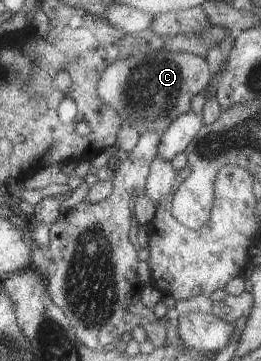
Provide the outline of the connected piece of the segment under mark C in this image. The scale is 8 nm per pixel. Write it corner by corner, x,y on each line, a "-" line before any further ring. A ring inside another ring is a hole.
150,52
122,58
110,64
100,78
98,90
106,106
122,112
122,127
134,126
138,134
168,130
171,123
192,108
192,97
206,90
212,68
204,56
190,52

